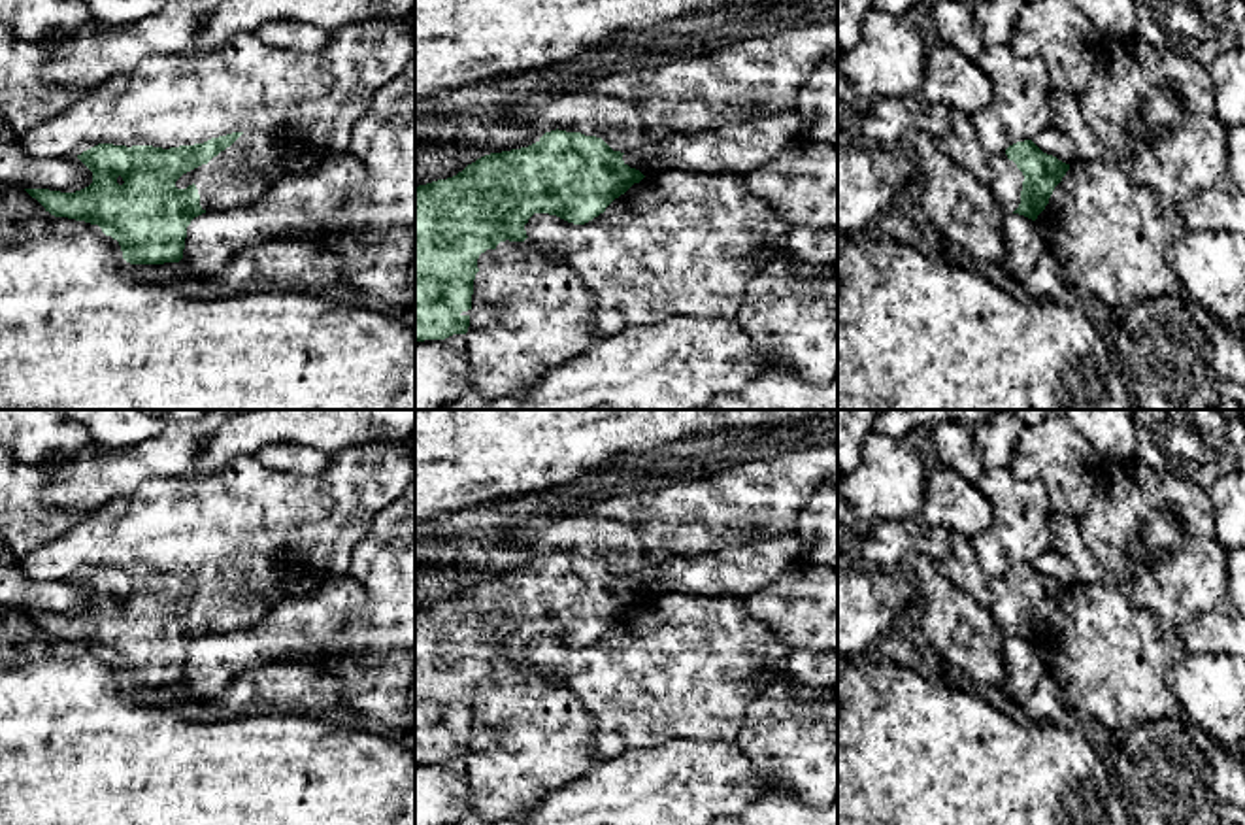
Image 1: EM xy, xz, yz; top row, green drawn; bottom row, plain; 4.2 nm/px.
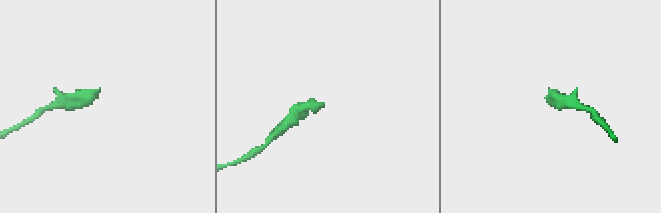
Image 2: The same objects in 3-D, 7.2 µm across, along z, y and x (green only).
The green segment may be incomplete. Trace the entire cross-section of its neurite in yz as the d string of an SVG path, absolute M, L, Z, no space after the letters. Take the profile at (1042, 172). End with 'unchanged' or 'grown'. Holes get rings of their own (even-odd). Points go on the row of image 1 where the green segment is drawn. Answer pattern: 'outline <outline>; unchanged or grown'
outline M951 109L951 132L936 140L938 149L983 183L1004 208L1032 221L1045 210L1070 164L1043 153L1032 140L1004 153L988 151L973 128L971 115Z; grown

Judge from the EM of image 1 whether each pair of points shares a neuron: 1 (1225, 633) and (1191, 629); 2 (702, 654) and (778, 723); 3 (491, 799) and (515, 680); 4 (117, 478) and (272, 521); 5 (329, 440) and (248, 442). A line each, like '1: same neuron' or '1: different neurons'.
1: same neuron
2: different neurons
3: same neuron
4: different neurons
5: same neuron

